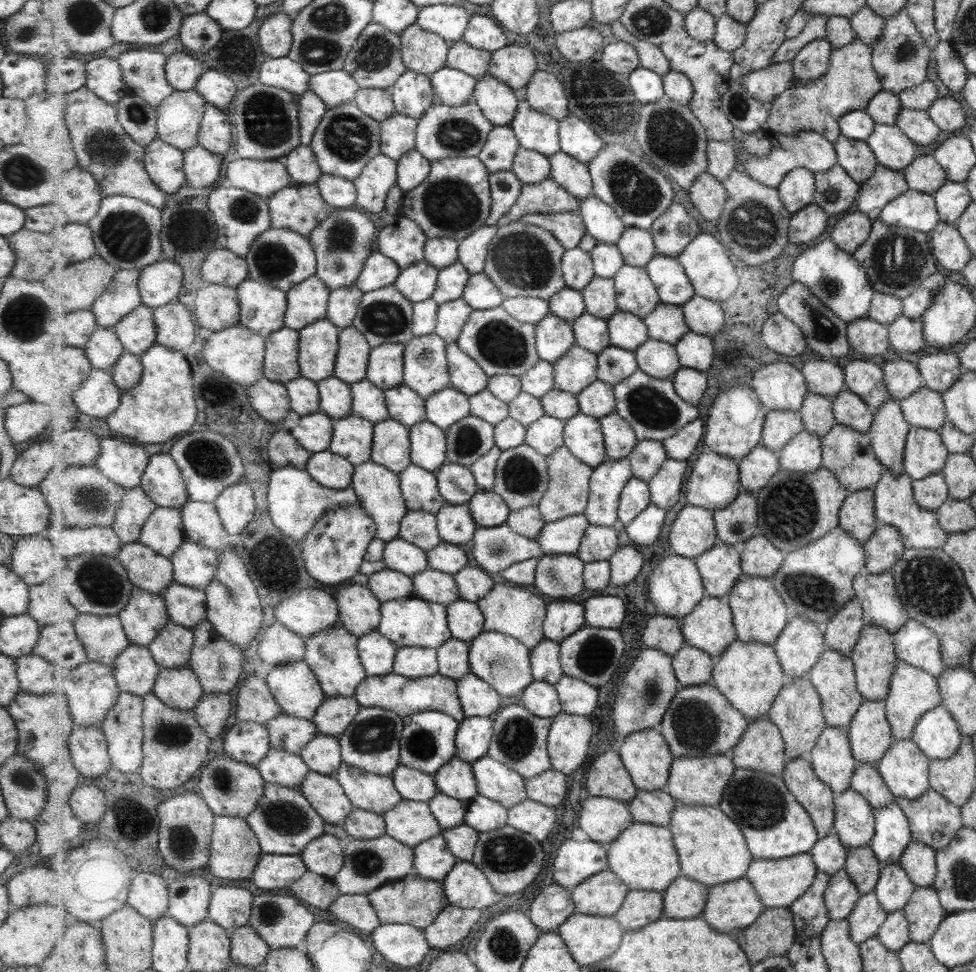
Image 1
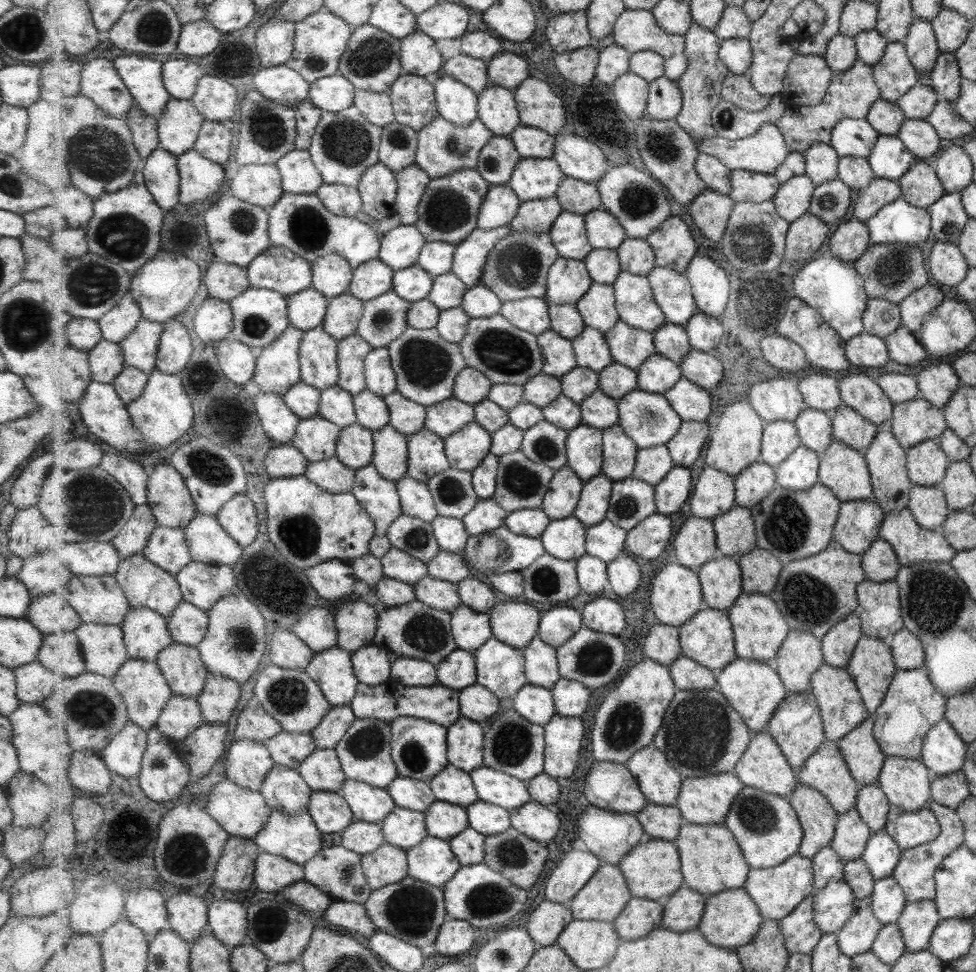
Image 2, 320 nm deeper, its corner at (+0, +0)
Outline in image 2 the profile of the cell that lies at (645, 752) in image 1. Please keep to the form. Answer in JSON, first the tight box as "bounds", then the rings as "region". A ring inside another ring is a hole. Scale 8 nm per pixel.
{"bounds":[627,744,683,806],"region":[[[654,744],[635,753],[627,762],[649,802],[676,806],[683,776]]]}

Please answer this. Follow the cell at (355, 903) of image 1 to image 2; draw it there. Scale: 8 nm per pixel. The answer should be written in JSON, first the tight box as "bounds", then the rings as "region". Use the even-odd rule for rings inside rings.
{"bounds":[322,900,378,940],"region":[[[335,900],[322,915],[330,924],[342,926],[368,940],[375,935],[375,930],[378,930],[376,923],[369,918],[366,907],[360,903]]]}

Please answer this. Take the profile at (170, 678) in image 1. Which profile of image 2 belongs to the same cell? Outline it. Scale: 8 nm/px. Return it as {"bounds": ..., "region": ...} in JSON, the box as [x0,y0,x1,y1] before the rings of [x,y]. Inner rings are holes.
{"bounds":[156,695,204,744],"region":[[[173,695],[156,724],[165,737],[180,744],[204,724],[204,714],[197,698]]]}

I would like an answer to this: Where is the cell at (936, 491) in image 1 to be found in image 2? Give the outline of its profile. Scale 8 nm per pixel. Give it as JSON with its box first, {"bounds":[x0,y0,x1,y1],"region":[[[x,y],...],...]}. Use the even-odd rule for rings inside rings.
{"bounds":[908,484,949,530],"region":[[[912,484],[908,504],[913,520],[925,530],[938,530],[949,511],[939,486]]]}

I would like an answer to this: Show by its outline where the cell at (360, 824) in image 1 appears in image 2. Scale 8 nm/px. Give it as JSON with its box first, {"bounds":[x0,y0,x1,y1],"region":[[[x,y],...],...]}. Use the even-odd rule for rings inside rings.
{"bounds":[341,820,386,855],"region":[[[355,820],[341,834],[341,845],[349,847],[349,850],[367,855],[375,852],[386,843],[384,830],[378,823]]]}

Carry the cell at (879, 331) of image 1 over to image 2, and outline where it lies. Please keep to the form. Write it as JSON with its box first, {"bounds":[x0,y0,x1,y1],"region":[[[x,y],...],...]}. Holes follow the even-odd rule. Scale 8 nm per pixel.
{"bounds":[845,333,889,368],"region":[[[859,333],[845,341],[845,354],[853,366],[879,368],[889,366],[888,347],[873,334]]]}

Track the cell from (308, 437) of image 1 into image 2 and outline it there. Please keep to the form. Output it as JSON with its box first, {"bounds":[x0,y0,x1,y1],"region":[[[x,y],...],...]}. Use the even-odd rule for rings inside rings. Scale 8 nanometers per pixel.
{"bounds":[291,414,341,463],"region":[[[318,414],[300,420],[296,437],[291,444],[301,450],[310,463],[321,462],[336,457],[341,432],[341,427],[336,423]]]}

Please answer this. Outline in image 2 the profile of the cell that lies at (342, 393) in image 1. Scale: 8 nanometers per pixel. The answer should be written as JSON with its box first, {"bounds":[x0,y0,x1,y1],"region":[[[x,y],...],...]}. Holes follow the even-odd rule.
{"bounds":[319,385,358,427],"region":[[[338,385],[321,392],[321,403],[319,415],[344,427],[358,423],[356,414],[355,396]]]}

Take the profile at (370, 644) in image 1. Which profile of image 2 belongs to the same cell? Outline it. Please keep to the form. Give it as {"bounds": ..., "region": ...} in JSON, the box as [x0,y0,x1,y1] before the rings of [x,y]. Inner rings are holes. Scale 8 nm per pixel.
{"bounds":[352,644,392,686],"region":[[[373,644],[360,648],[353,653],[352,661],[360,683],[376,686],[391,680],[392,661],[385,647]]]}

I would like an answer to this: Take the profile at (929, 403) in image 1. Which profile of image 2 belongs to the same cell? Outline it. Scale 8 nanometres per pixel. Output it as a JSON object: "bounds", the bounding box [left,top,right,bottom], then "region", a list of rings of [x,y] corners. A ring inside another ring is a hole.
{"bounds":[888,397,946,449],"region":[[[920,397],[894,403],[893,414],[888,422],[896,441],[906,449],[918,442],[939,437],[946,428],[942,412]]]}

